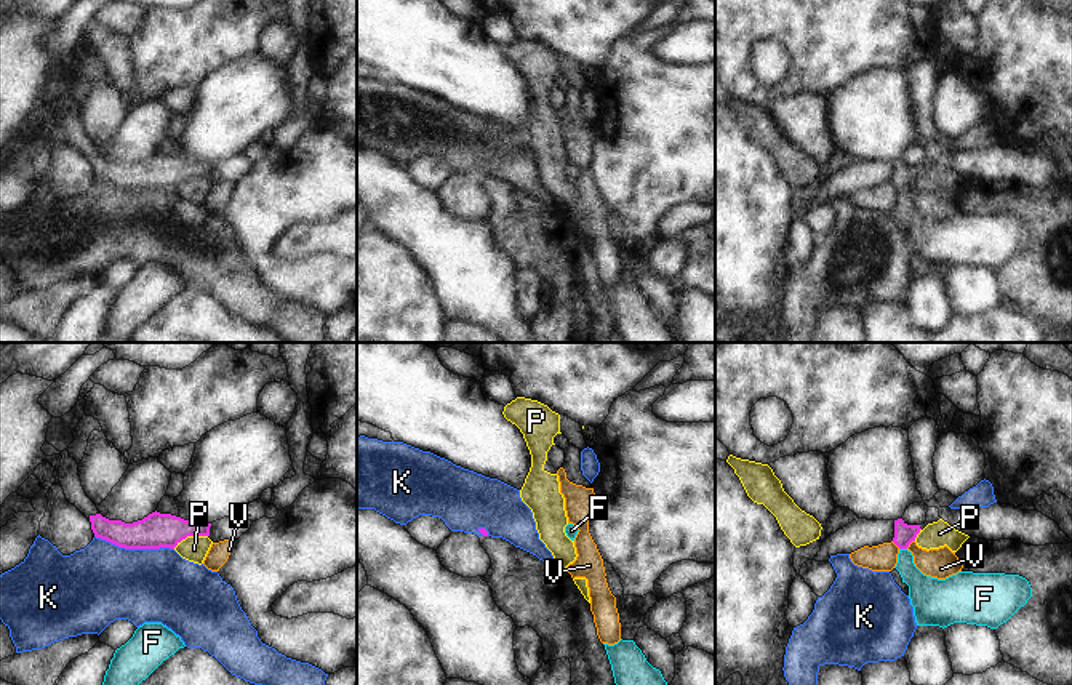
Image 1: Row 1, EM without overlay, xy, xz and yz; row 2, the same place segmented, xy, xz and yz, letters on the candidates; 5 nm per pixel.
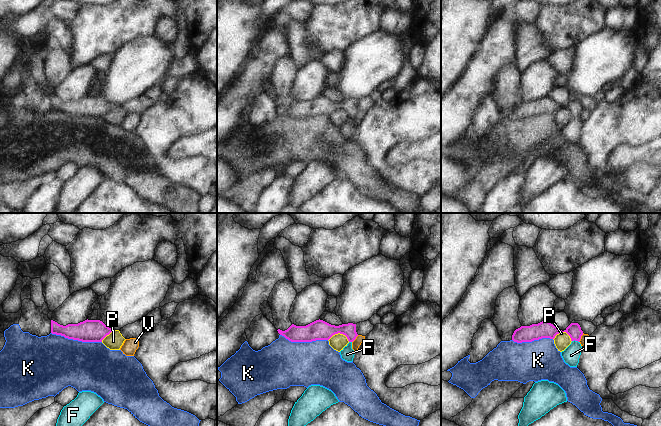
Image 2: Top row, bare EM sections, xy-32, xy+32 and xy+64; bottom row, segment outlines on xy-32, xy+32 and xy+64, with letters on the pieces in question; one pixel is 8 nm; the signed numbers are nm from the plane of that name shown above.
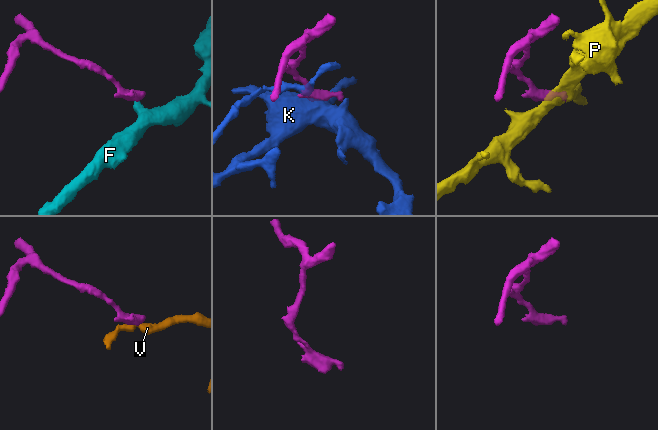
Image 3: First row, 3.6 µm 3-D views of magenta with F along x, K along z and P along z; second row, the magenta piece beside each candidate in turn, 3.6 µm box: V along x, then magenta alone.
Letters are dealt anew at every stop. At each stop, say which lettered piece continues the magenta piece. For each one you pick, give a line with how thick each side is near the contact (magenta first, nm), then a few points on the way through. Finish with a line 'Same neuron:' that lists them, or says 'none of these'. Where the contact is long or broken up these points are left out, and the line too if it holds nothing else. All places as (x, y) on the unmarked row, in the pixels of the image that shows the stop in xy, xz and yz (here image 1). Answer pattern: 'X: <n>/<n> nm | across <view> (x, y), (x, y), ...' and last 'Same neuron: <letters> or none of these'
F: 100/160 nm | across yz (904, 176), (903, 189), (904, 207), (924, 232)
Same neuron: F

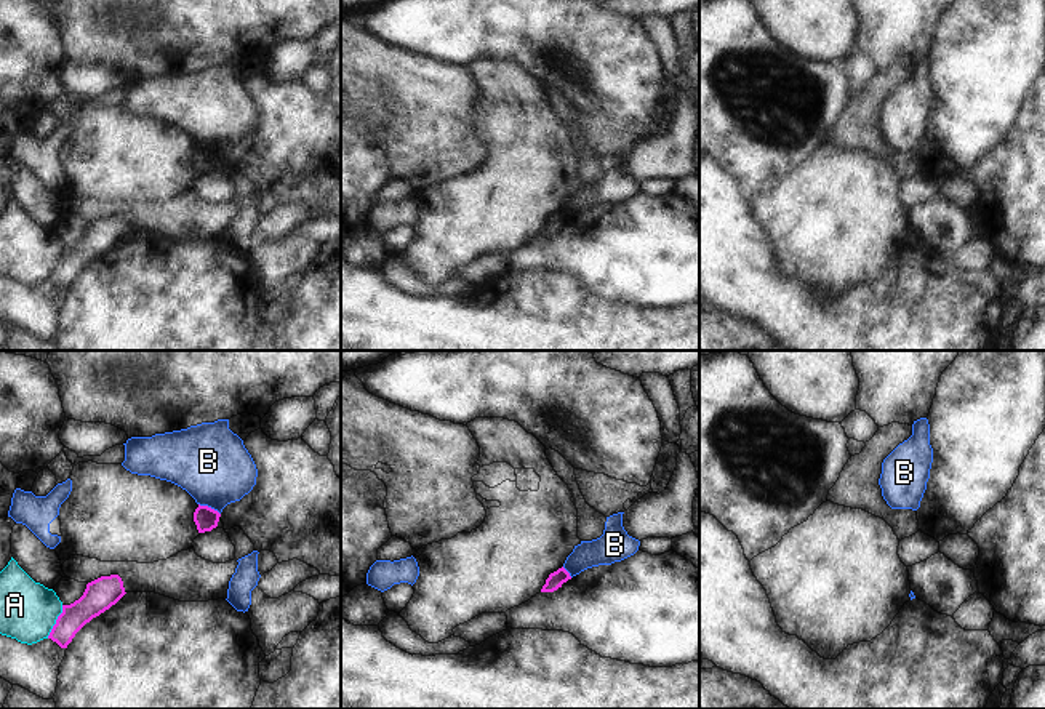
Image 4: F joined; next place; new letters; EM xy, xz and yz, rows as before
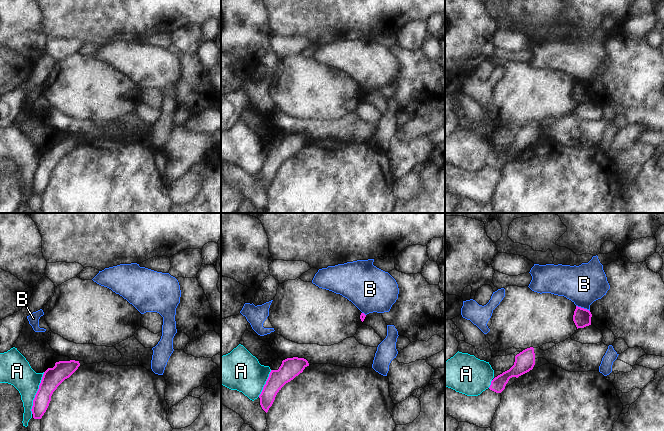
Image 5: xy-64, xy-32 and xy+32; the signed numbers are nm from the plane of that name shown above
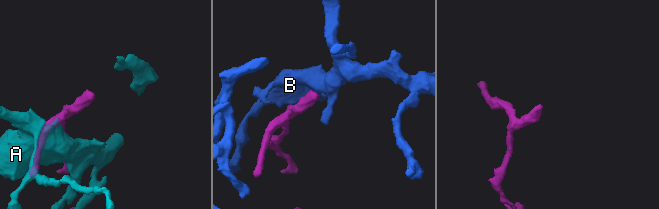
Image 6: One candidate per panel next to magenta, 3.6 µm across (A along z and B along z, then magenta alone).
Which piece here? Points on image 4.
Same neuron: none of these

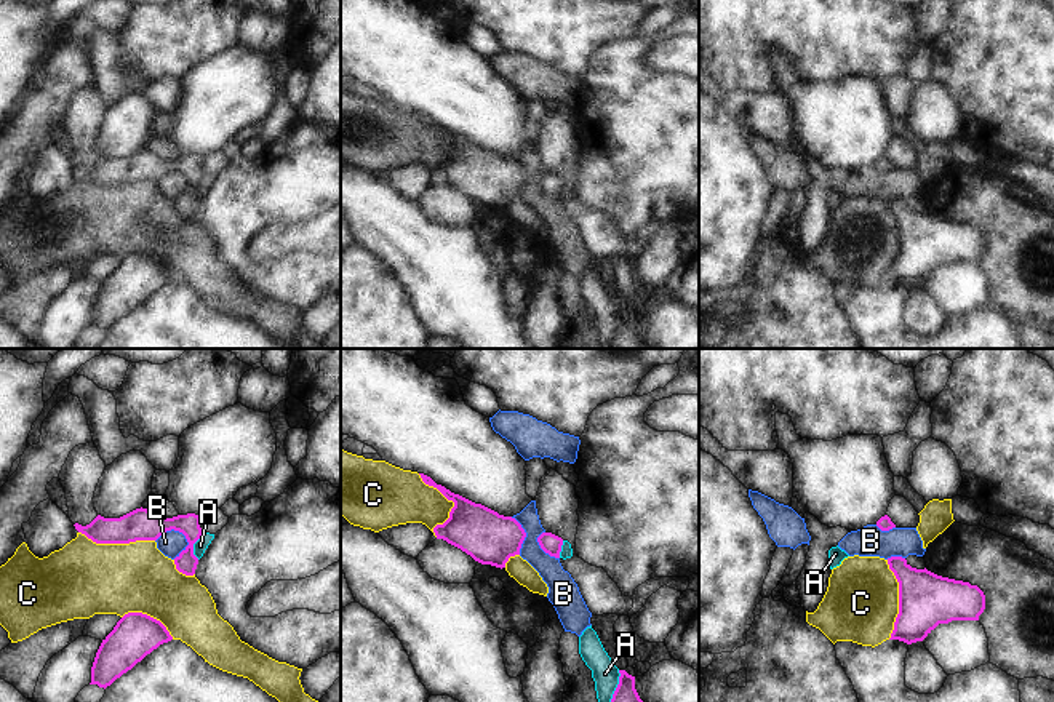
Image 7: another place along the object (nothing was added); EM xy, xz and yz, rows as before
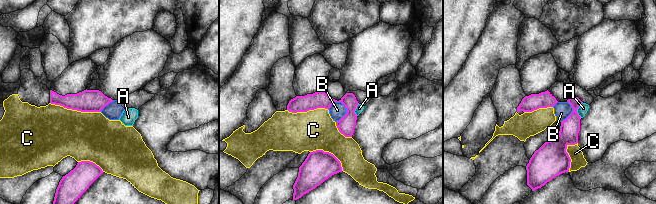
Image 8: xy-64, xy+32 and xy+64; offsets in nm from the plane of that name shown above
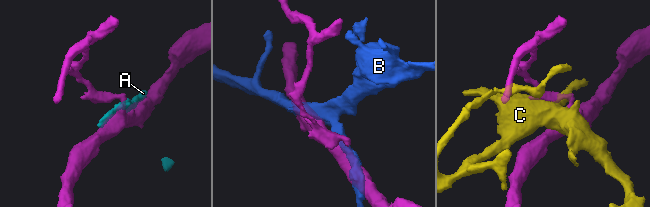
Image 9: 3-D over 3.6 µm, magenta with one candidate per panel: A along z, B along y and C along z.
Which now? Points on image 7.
Same neuron: none of these

